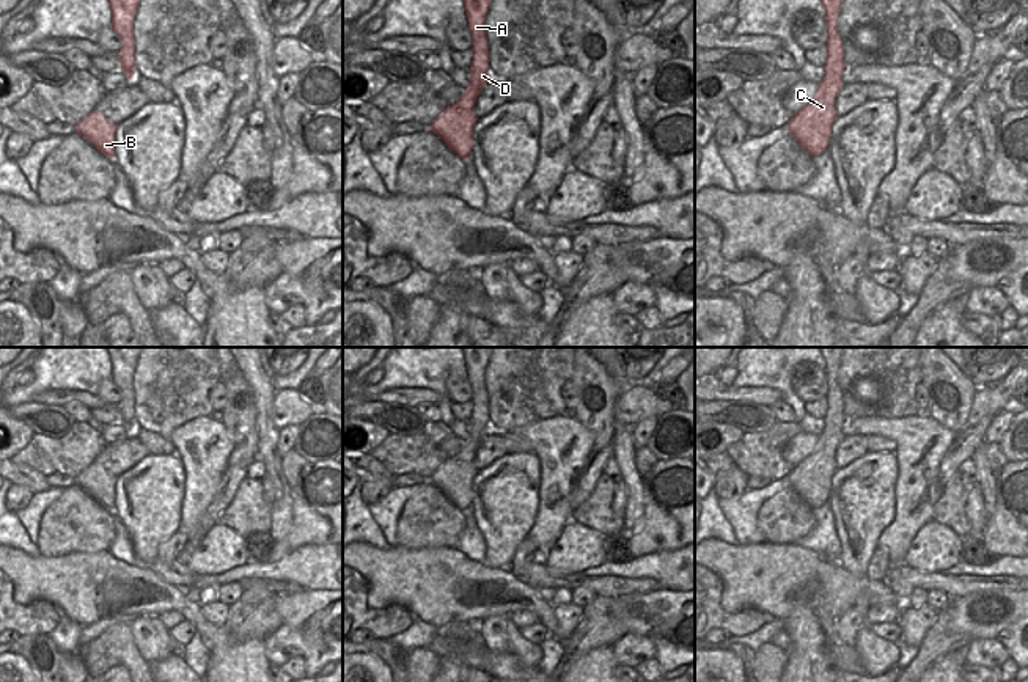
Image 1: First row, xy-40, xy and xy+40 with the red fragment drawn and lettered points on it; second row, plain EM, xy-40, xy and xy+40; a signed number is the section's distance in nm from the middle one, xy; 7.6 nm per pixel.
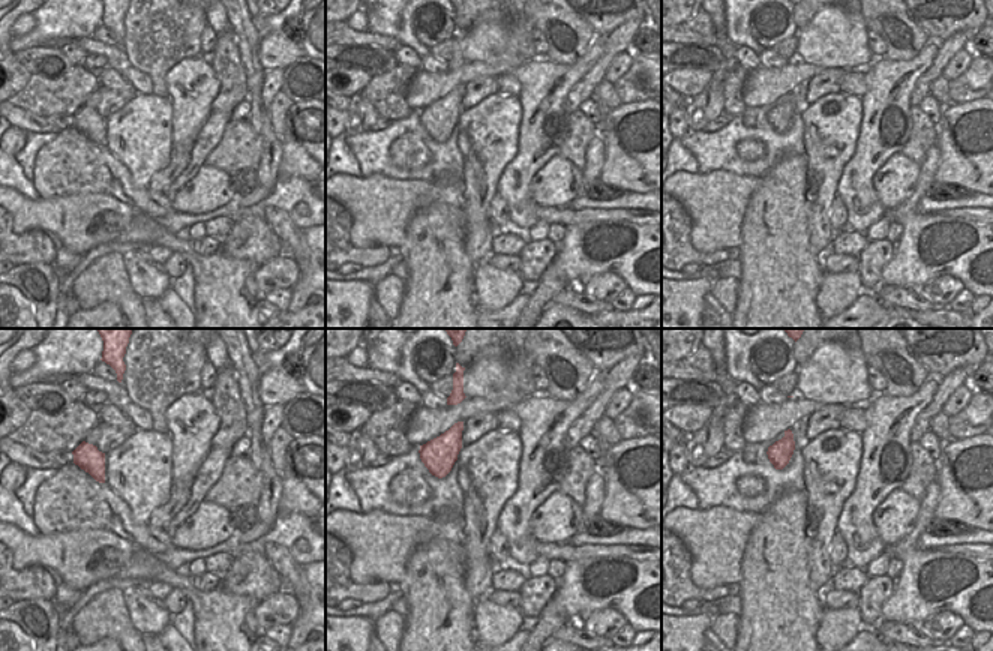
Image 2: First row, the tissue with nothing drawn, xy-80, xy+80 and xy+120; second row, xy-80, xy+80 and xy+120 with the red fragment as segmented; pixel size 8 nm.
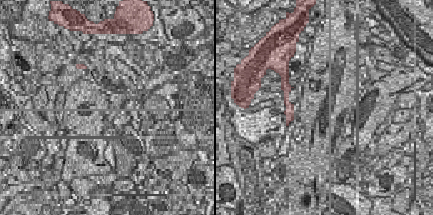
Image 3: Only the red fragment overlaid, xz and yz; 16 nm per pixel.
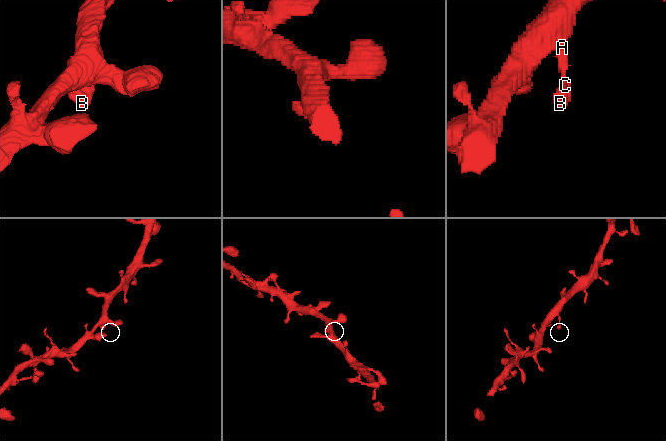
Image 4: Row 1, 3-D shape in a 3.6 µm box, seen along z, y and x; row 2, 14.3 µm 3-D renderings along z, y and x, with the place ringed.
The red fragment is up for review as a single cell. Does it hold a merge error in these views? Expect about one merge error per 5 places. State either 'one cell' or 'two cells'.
one cell

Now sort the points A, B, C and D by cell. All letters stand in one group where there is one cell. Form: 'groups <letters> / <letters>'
groups A B C D

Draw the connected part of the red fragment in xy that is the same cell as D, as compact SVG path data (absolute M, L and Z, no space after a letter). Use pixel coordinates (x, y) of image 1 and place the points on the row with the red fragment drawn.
M462 0L467 14L468 31L473 38L472 80L461 99L448 105L428 127L457 157L470 160L473 149L473 126L478 121L475 104L483 88L492 80L489 72L489 46L486 36L486 17L492 0Z

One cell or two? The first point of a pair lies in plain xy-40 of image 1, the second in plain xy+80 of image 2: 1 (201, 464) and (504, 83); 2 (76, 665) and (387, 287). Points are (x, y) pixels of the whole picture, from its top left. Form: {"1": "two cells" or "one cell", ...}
{"1": "two cells", "2": "one cell"}

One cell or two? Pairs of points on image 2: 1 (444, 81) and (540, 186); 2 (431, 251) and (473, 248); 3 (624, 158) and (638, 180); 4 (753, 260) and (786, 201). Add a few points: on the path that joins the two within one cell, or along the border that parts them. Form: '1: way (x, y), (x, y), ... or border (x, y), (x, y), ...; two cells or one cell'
1: border (557, 153), (531, 179), (530, 197), (536, 204); two cells
2: border (465, 212), (465, 254), (476, 264); two cells
3: way (630, 164), (638, 174); one cell
4: way (768, 245), (774, 239), (776, 216); one cell

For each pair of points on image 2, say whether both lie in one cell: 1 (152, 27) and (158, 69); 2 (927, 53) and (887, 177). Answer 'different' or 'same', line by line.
1: same
2: different

